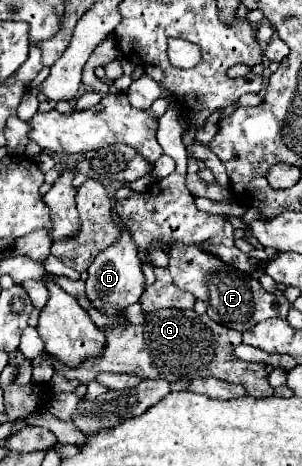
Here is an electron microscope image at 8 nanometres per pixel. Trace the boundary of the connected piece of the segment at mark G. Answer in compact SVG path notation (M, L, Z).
M164 308L146 314L144 326L128 324L126 328L102 328L102 332L106 336L106 344L100 356L86 358L78 368L68 368L66 364L50 356L54 372L62 374L68 380L80 380L80 384L90 384L100 372L128 372L140 378L164 378L168 382L190 382L200 376L214 376L232 384L242 384L254 398L272 396L264 364L250 364L234 356L234 346L242 342L242 334L220 326L208 314Z

